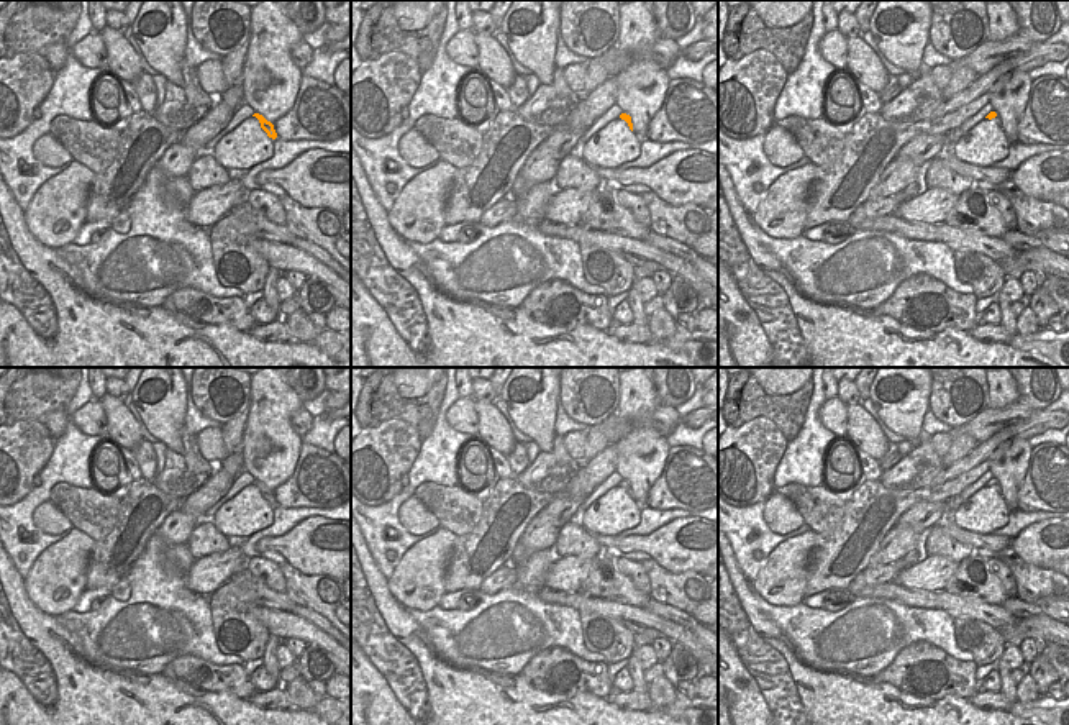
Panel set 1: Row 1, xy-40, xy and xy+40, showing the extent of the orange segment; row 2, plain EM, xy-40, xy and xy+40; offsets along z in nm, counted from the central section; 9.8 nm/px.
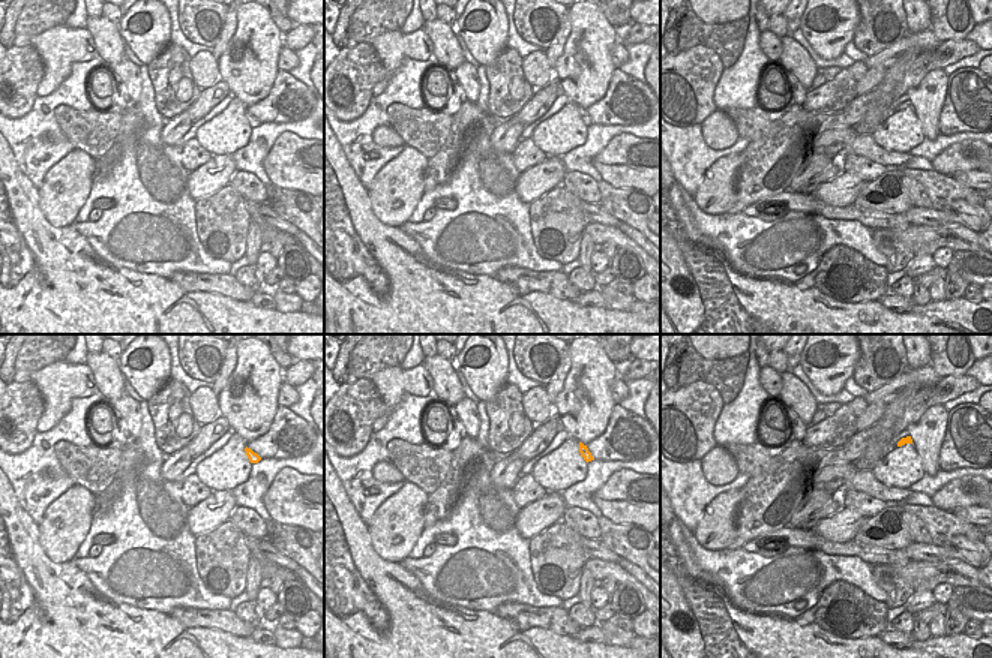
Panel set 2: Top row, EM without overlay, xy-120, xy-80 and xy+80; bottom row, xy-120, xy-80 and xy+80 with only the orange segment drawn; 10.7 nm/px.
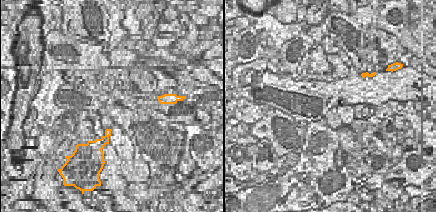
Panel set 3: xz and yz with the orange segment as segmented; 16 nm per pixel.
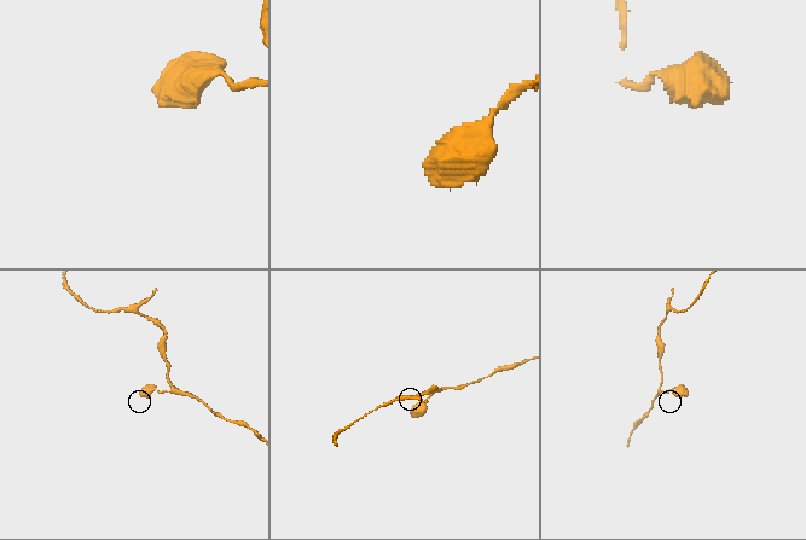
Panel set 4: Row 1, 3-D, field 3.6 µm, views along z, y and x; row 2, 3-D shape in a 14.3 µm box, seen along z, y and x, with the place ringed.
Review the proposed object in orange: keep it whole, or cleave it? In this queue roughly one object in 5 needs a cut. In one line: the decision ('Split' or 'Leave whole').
Leave whole.

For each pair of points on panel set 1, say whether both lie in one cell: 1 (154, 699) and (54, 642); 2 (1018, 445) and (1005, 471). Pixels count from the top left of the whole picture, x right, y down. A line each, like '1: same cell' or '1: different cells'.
1: same cell
2: same cell

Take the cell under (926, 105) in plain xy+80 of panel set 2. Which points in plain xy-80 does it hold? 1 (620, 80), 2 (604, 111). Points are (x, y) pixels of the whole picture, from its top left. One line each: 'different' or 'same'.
1: different
2: different

